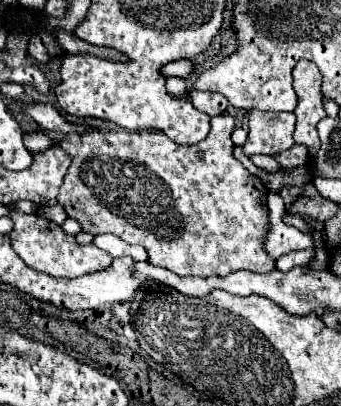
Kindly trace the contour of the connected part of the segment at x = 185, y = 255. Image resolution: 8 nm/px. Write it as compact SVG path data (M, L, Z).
M220 114L220 116L214 116L210 120L210 134L194 146L180 146L180 144L172 142L164 132L126 132L126 130L96 130L96 128L94 128L94 132L90 130L90 132L64 134L60 140L52 140L46 132L24 132L24 146L30 154L44 152L50 146L58 146L66 154L70 154L72 164L70 164L68 174L64 176L64 182L58 190L58 204L66 210L66 214L70 218L80 222L84 232L90 232L90 234L110 232L110 234L120 236L128 244L140 244L148 250L150 264L168 268L170 272L174 272L178 276L226 276L228 272L234 272L234 270L250 270L250 272L264 274L264 272L274 270L274 260L270 260L270 256L266 256L266 252L262 252L262 236L266 234L266 216L268 216L266 188L256 176L252 176L234 158L234 142L230 140L232 130L234 130L234 118L230 114Z

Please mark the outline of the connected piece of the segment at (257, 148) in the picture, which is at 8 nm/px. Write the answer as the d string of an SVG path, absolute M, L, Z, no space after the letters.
M248 112L248 140L242 146L246 156L252 154L280 154L294 146L294 122L290 112Z

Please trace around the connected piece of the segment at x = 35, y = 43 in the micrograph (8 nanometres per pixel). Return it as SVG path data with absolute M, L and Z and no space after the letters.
M34 36L30 39L28 54L31 58L36 60L36 62L42 62L42 64L46 64L46 62L50 60L50 56L48 56L48 52L46 52L46 48L44 48L44 44L38 36Z

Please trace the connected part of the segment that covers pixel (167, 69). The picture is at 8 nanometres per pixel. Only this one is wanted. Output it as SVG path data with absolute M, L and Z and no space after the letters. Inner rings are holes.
M178 60L178 62L166 64L166 66L162 68L162 74L166 74L166 76L188 78L194 70L196 70L196 62L194 62L194 60Z

